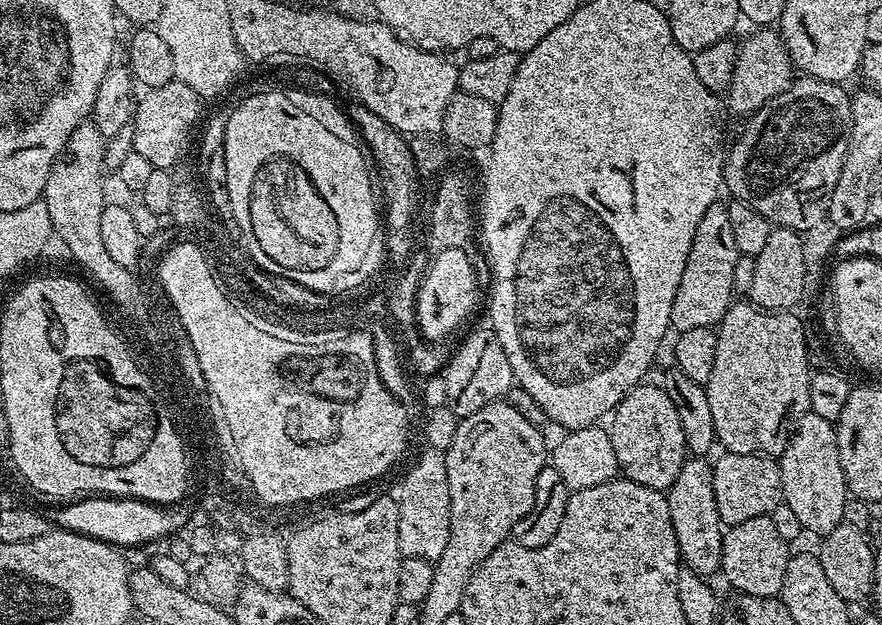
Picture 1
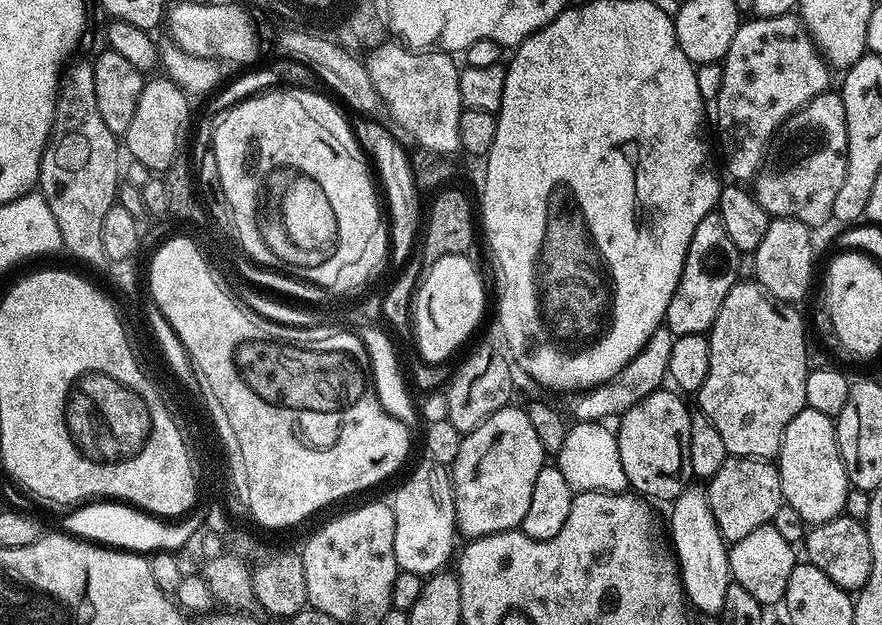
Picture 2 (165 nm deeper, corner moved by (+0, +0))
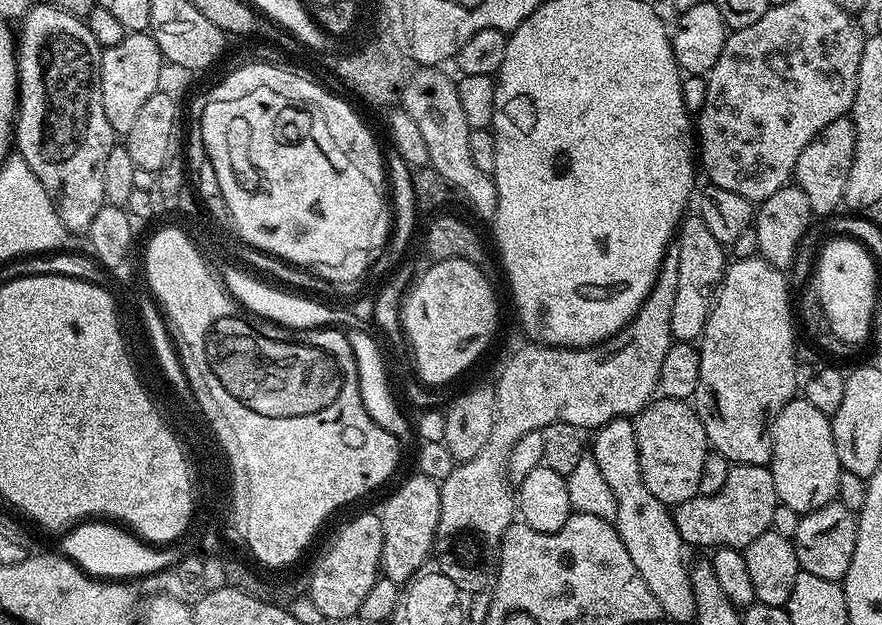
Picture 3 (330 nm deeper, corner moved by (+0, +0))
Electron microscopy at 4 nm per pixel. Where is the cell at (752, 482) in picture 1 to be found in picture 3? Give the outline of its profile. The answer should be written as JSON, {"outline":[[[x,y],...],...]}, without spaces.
{"outline":[[[732,464],[726,474],[726,483],[722,486],[722,490],[718,490],[718,494],[695,496],[675,505],[672,521],[678,526],[678,534],[685,545],[697,544],[700,548],[708,548],[707,550],[717,548],[743,550],[750,546],[750,542],[754,542],[754,538],[771,529],[777,503],[771,467],[762,464]]]}

